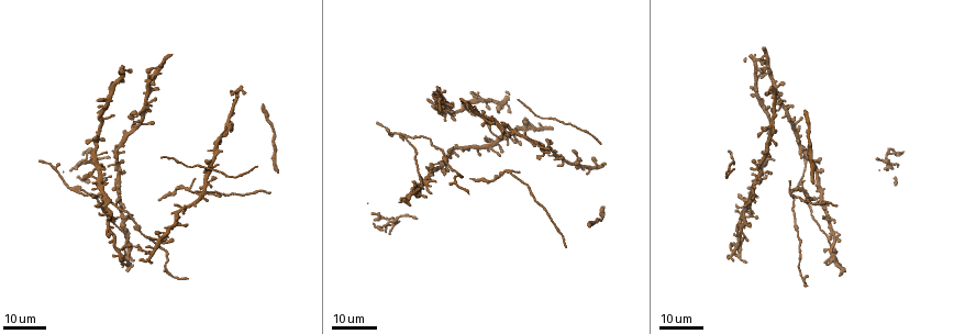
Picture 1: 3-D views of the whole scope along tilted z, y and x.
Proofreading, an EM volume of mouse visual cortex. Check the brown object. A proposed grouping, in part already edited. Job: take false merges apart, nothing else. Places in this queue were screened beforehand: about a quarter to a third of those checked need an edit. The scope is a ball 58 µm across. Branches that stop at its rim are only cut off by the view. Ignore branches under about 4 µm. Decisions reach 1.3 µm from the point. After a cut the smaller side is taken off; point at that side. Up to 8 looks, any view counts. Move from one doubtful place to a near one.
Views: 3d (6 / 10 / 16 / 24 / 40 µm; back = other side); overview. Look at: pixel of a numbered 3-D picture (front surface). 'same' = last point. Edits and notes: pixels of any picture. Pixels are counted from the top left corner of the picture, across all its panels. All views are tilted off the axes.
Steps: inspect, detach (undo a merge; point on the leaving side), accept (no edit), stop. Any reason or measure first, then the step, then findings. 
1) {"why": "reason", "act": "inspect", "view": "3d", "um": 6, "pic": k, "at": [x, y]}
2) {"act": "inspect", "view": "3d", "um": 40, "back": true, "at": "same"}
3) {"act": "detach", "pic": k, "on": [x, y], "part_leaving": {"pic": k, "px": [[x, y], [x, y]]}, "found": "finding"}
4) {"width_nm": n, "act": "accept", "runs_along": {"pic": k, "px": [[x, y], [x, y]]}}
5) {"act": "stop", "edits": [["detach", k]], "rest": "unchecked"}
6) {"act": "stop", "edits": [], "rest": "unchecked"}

{"act": "inspect", "view": "3d", "um": 24, "pic": 1, "at": [111, 165]}

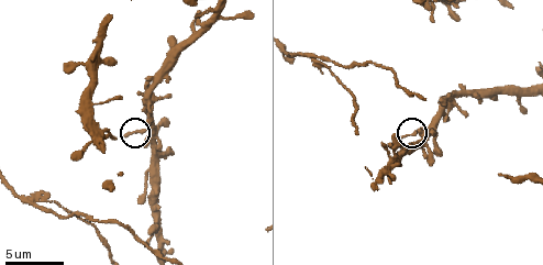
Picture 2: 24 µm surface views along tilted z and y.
{"why": "zoom in", "act": "inspect", "view": "3d", "um": 10, "pic": 2, "at": [140, 131]}

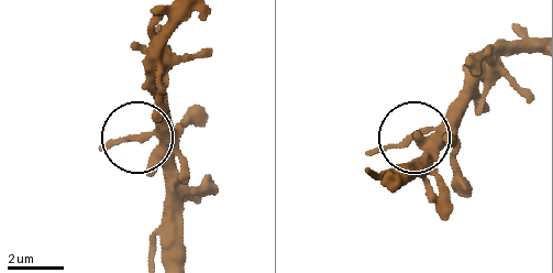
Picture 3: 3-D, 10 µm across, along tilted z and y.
{"side_arm_um": 30, "act": "accept", "runs_along": {"pic": 3, "px": [[184, 19], [139, 137], [165, 211]]}, "found": "all the same cell"}

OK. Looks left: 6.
{"act": "inspect", "view": "3d", "um": 24, "pic": 1, "at": [201, 168]}

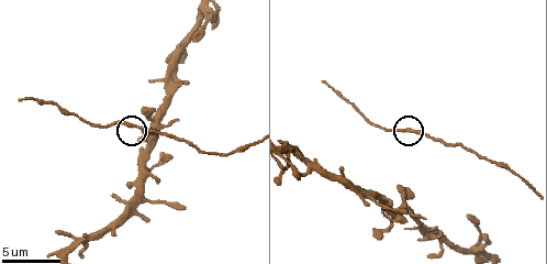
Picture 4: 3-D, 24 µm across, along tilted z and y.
{"act": "inspect", "view": "3d", "um": 6, "pic": 4, "at": [409, 129]}

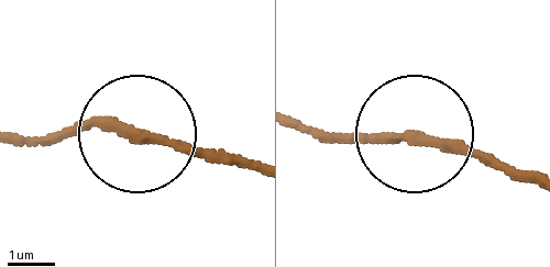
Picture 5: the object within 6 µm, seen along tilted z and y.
{"side_arm_um": 11, "act": "accept", "found": "one cell here"}

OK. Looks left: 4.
{"act": "inspect", "view": "3d", "um": 24, "pic": 1, "at": [210, 171]}

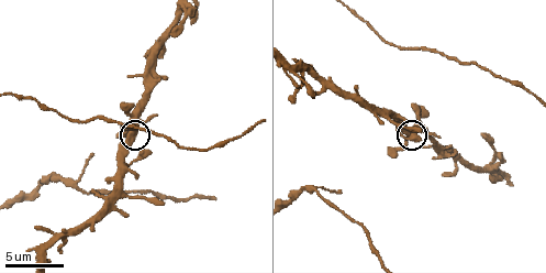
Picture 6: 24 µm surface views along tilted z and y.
{"why": "zoom in", "act": "inspect", "view": "3d", "um": 10, "at": "same"}

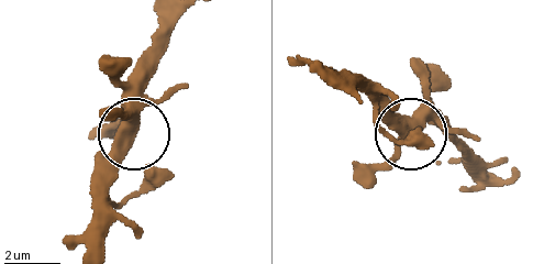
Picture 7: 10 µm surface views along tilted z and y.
{"width_nm": 370, "act": "accept", "runs_along": {"pic": 7, "px": [[84, 252], [103, 164], [133, 128], [114, 63]]}, "found": "one cell here"}

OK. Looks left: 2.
{"why": "three-way junction", "act": "inspect", "view": "3d", "um": 10, "pic": 6, "at": [315, 187]}

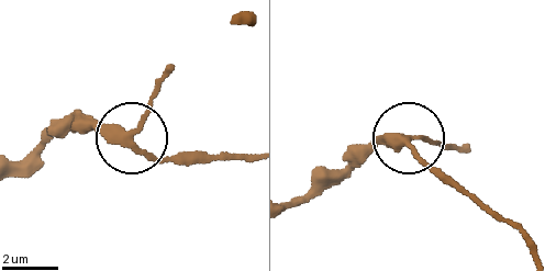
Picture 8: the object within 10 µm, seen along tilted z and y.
{"act": "inspect", "view": "3d", "um": 6, "pic": 8, "at": [128, 142]}

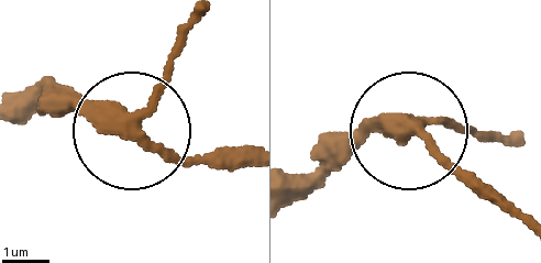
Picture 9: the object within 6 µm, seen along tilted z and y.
{"side_arm_um": 10, "arms": 3, "act": "detach", "pic": 9, "on": [349, 141], "found": "two cells meet here"}

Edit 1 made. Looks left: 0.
{"act": "stop", "edits": [["detach", 9]], "rest": "unchecked"}

